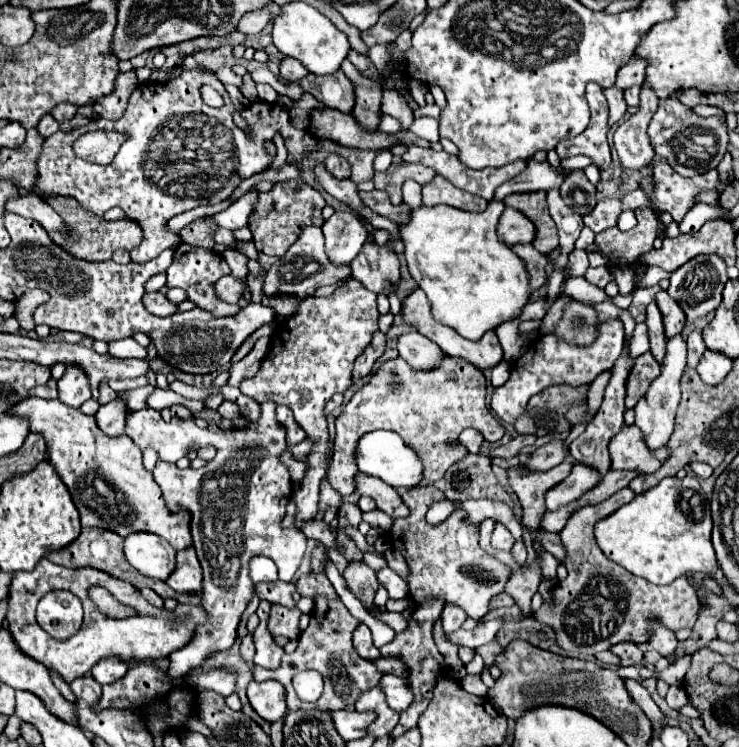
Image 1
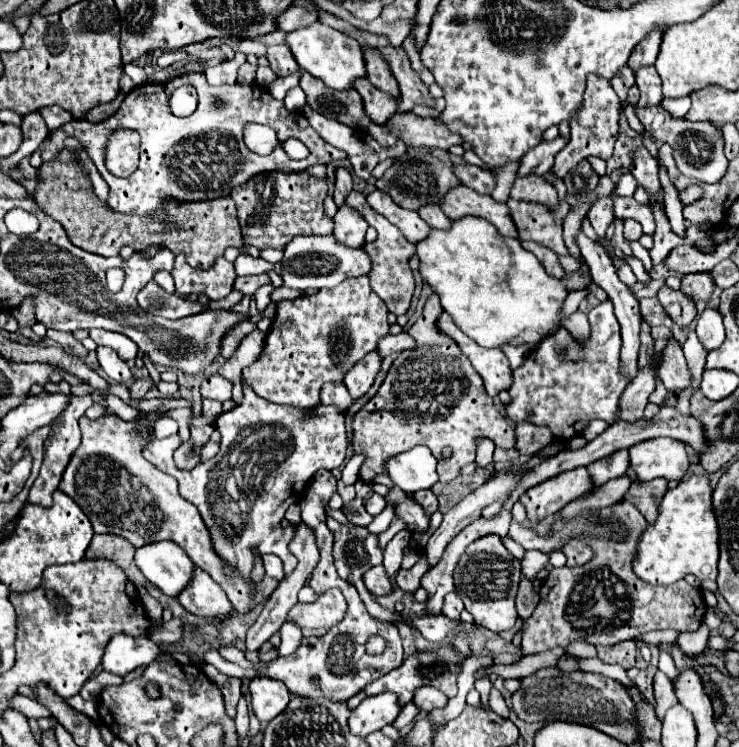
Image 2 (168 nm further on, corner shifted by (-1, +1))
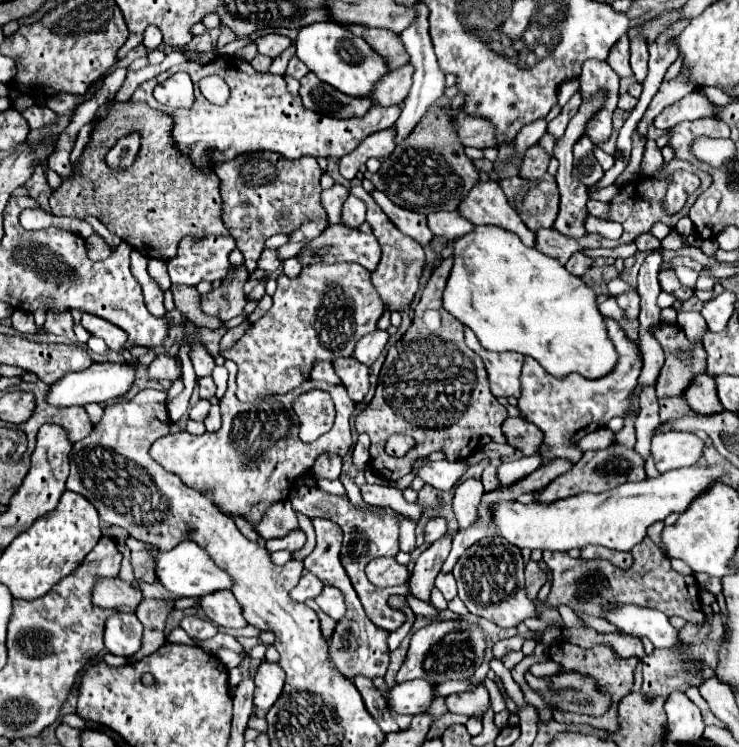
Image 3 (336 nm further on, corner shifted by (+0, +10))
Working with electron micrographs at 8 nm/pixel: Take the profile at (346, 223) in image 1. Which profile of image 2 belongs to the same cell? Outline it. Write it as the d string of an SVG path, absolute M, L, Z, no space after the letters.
M343 205L339 207L337 215L333 217L333 223L335 223L335 229L333 229L333 237L347 245L347 247L363 247L365 243L365 233L369 229L367 221L351 207Z

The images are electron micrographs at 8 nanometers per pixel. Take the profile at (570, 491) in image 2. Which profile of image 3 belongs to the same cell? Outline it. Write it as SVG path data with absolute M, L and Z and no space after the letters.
M612 444L604 450L584 452L584 456L580 458L580 462L576 466L572 466L566 474L562 474L562 478L556 478L554 482L550 482L550 486L540 490L540 502L548 504L548 502L554 502L560 498L582 494L582 492L606 492L624 482L640 482L644 478L646 478L644 458L636 450Z

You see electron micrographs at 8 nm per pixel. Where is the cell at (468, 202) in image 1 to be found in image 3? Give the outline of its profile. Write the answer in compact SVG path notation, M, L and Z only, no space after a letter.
M478 182L460 204L460 214L476 226L500 226L514 232L526 246L534 248L534 232L526 228L518 212L506 202L498 182Z

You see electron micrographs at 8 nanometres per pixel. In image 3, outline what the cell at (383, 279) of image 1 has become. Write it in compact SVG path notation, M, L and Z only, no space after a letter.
M352 186L350 190L354 196L358 196L368 212L366 212L366 222L372 226L374 236L380 242L382 248L382 260L378 264L378 268L372 272L372 284L376 288L376 292L380 294L380 298L388 304L388 310L400 310L402 306L408 306L418 290L418 280L422 276L422 268L424 268L424 250L418 242L414 242L412 238L406 238L400 230L394 230L394 226L390 226L390 220L386 218L386 214L382 214L382 210L378 210L378 206L374 206L372 196L360 186Z

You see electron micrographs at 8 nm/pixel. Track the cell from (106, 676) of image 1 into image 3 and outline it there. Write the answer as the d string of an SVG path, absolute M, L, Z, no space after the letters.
M112 614L106 620L104 644L116 656L130 658L132 654L136 654L142 644L142 624L136 614Z

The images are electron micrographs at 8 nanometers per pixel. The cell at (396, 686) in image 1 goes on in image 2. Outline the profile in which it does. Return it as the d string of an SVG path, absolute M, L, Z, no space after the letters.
M419 687L419 691L415 691L411 701L415 703L415 707L419 711L429 713L429 711L433 711L437 707L443 707L447 703L447 697L441 691L437 691L435 687Z

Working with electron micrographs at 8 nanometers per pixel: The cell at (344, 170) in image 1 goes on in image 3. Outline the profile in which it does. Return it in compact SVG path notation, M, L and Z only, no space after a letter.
M334 184L332 188L324 190L320 194L320 198L322 198L322 206L326 210L328 222L342 224L342 204L348 198L348 188L344 188L342 184Z

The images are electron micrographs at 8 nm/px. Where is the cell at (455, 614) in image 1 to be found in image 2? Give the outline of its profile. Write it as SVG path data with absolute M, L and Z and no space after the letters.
M453 591L445 597L445 605L443 605L443 615L447 615L449 619L459 619L463 611L463 601L459 599L459 595Z

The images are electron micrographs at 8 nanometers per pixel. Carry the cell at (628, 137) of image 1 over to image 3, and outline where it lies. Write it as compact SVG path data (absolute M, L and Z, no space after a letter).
M634 36L630 40L630 52L632 52L630 64L632 64L634 76L638 82L644 82L644 78L648 74L648 44L646 44L646 40L642 36Z

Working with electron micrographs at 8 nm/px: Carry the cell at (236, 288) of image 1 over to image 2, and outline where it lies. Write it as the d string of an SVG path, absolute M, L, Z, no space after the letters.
M261 273L261 275L249 275L249 277L237 277L235 279L235 289L241 291L243 295L253 295L265 283L269 283L269 277L265 273Z

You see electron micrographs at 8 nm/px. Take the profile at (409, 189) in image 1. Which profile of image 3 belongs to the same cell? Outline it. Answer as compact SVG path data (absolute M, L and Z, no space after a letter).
M434 212L428 216L428 228L436 236L446 236L448 240L454 240L458 236L468 234L474 224L466 220L460 212Z

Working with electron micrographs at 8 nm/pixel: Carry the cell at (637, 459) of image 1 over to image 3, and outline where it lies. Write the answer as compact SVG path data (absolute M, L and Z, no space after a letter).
M664 432L652 438L652 456L656 460L656 470L660 474L684 466L692 466L700 460L704 442L690 432Z

